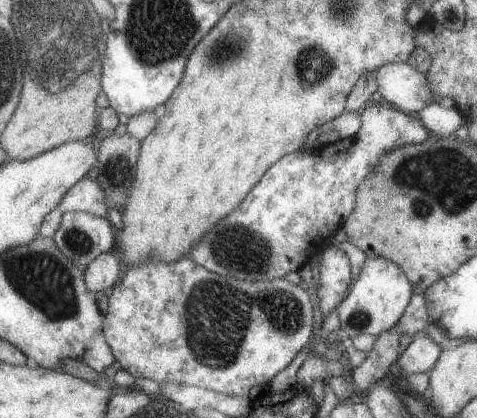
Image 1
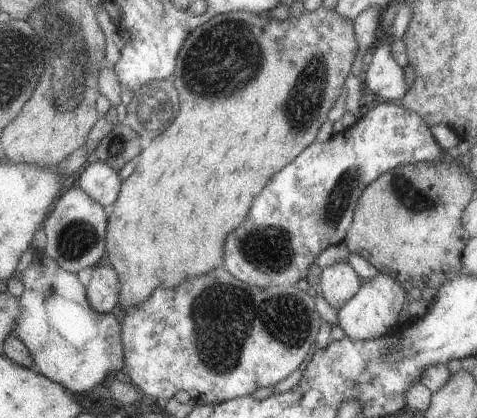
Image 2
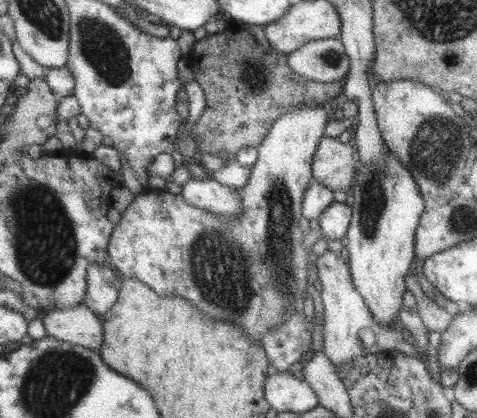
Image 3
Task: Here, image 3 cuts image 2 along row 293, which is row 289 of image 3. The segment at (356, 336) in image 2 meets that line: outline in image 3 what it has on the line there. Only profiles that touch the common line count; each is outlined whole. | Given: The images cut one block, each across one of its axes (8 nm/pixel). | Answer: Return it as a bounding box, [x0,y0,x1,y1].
[343,153,426,328]

